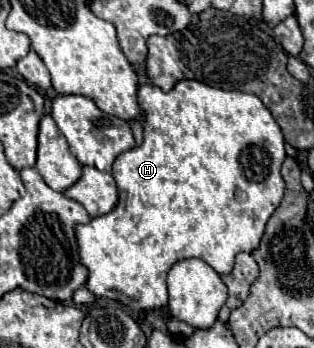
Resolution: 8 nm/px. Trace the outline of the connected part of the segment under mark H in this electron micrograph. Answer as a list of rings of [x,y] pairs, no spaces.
[[[180,81],[168,93],[156,85],[142,85],[138,89],[138,105],[146,119],[144,143],[122,153],[112,167],[120,193],[116,207],[84,225],[78,223],[74,231],[80,263],[88,269],[84,287],[94,297],[114,299],[130,307],[138,321],[142,321],[148,311],[166,307],[168,293],[164,283],[176,261],[198,257],[218,275],[228,275],[236,253],[252,251],[260,245],[264,225],[284,197],[280,167],[286,153],[278,123],[262,101],[250,93],[222,91],[200,81]]]

